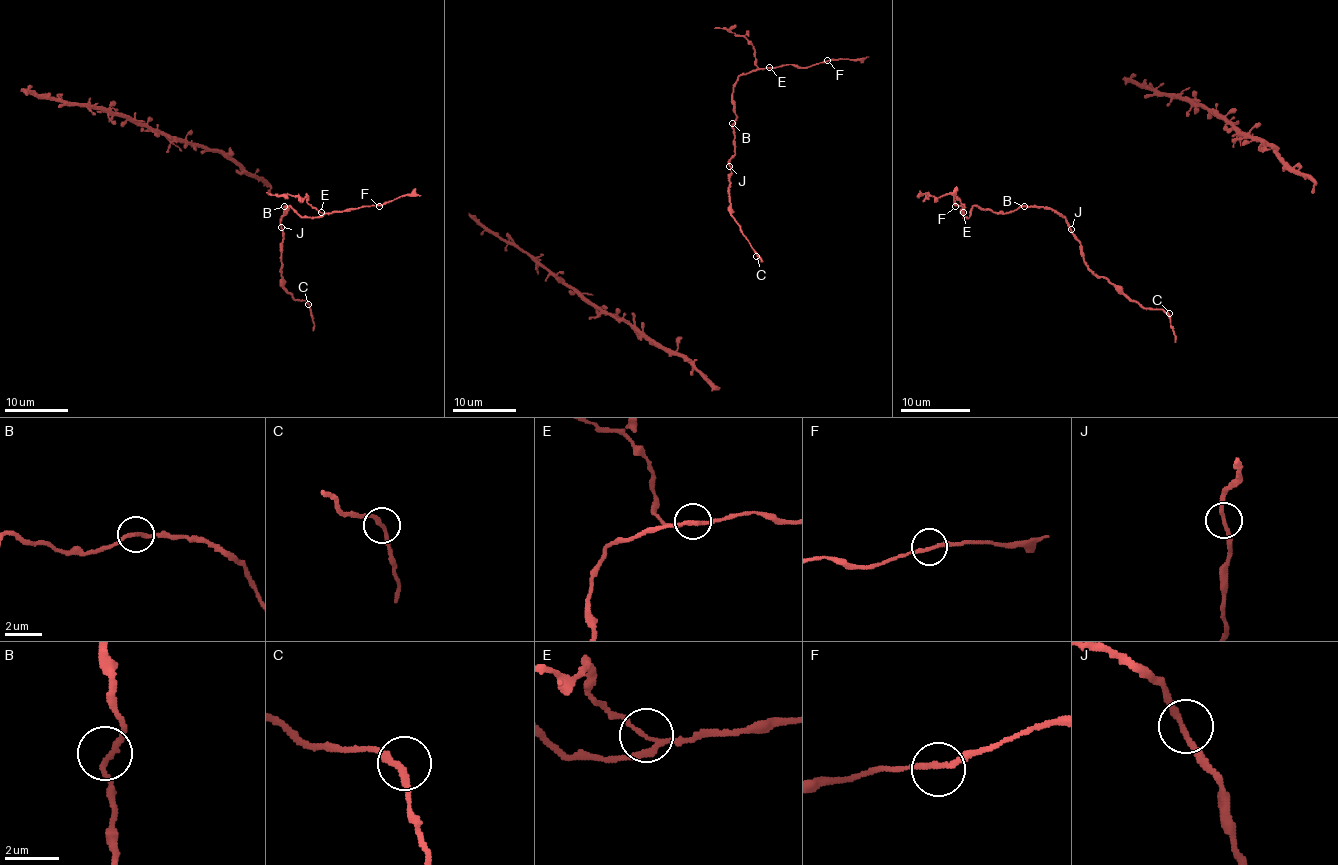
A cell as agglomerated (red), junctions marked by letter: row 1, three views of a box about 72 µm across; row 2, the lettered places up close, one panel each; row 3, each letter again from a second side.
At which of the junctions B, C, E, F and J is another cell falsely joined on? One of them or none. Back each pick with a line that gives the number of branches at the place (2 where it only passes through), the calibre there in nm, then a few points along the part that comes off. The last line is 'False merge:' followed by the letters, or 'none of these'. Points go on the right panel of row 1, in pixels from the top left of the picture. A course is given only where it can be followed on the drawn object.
E: 3 branches meet; 160 nm thick; foreign part runs (962, 213), (964, 206), (952, 193), (929, 195), (919, 190)
False merge: E

